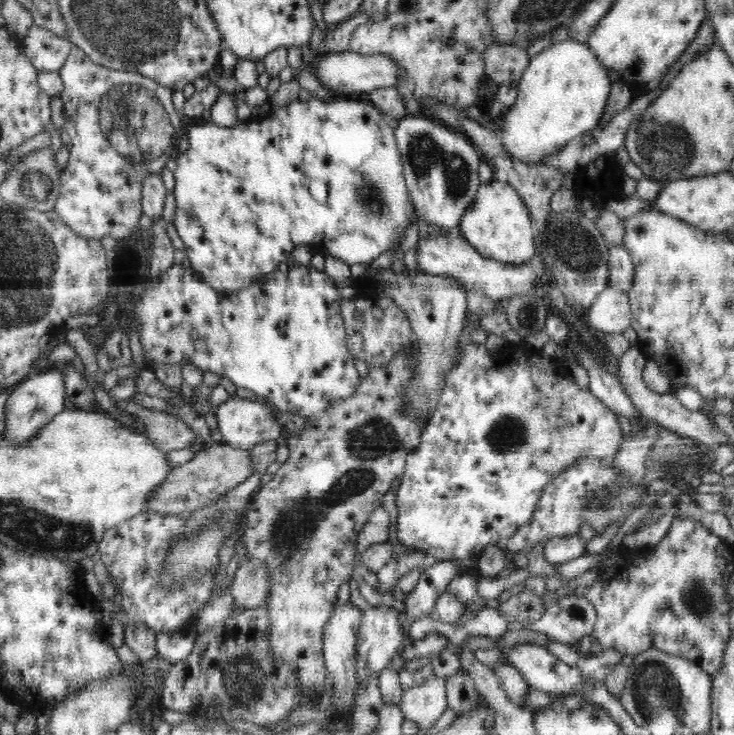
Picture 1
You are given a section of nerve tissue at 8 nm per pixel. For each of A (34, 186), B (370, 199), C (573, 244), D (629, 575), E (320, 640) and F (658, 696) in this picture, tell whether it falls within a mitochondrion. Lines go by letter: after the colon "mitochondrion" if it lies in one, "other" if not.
A: mitochondrion
B: mitochondrion
C: mitochondrion
D: other
E: other
F: mitochondrion

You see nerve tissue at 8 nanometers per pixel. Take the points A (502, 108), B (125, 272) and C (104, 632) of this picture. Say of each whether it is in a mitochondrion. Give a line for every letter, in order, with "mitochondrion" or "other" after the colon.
A: other
B: mitochondrion
C: other

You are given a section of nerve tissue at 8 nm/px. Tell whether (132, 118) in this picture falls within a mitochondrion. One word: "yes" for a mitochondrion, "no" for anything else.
yes

